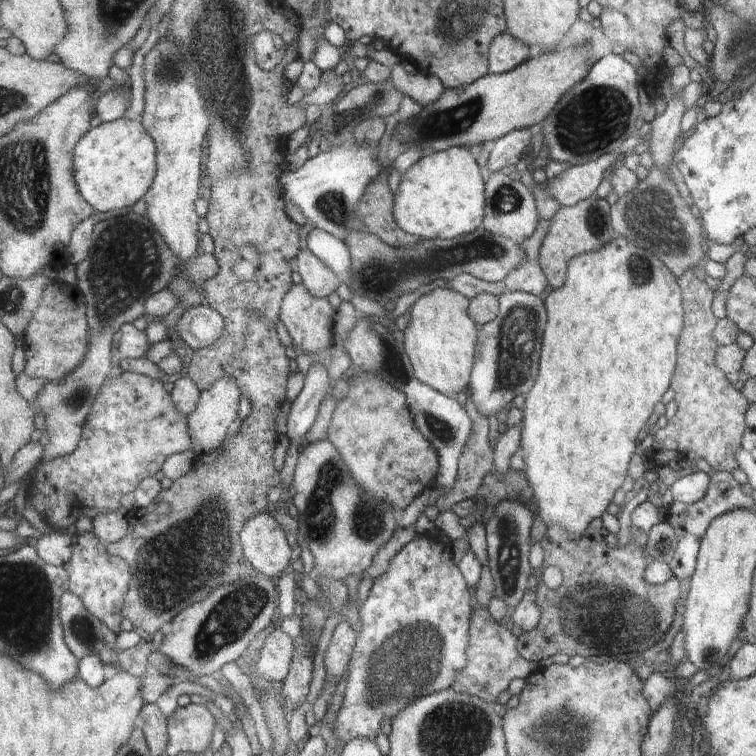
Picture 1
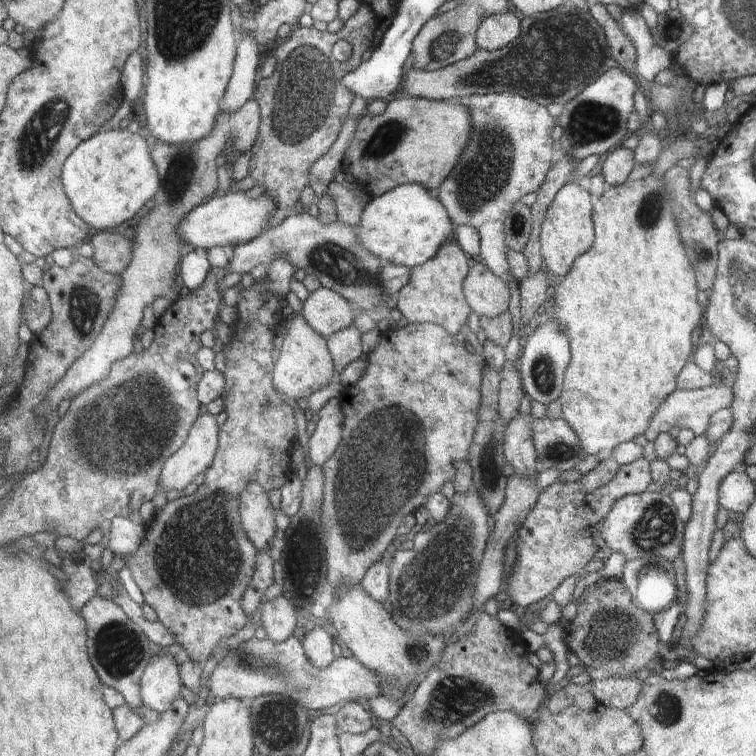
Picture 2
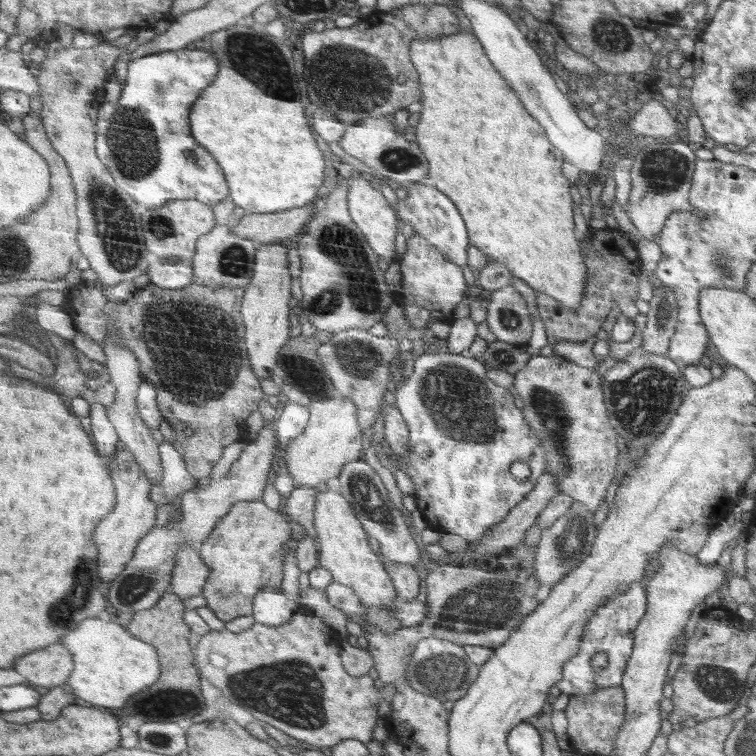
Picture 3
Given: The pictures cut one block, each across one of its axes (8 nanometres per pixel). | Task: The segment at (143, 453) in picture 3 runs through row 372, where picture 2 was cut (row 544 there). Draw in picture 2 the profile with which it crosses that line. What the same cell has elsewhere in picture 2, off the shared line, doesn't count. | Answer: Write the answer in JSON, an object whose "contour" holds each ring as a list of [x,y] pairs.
{"contour":[[[118,516],[112,523],[109,548],[117,556],[136,553],[140,542],[144,538],[144,528],[140,523],[130,522],[128,518]]]}

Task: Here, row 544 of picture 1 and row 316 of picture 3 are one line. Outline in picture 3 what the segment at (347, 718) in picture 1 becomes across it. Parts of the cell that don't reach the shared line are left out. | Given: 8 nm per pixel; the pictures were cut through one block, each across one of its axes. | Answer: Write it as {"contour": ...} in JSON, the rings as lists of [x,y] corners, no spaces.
{"contour":[[[415,232],[406,241],[405,253],[399,256],[402,288],[393,292],[394,302],[402,307],[404,315],[414,328],[427,329],[428,324],[434,321],[447,324],[453,322],[453,312],[464,298],[466,290],[462,270],[422,235]]]}

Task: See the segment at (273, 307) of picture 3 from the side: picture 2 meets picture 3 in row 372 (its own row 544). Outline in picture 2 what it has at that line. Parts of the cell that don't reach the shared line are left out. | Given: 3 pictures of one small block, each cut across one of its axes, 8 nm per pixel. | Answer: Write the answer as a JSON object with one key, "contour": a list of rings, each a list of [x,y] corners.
{"contour":[[[252,483],[245,488],[240,502],[241,524],[250,542],[258,548],[258,552],[271,549],[276,528],[268,494],[260,484]]]}

